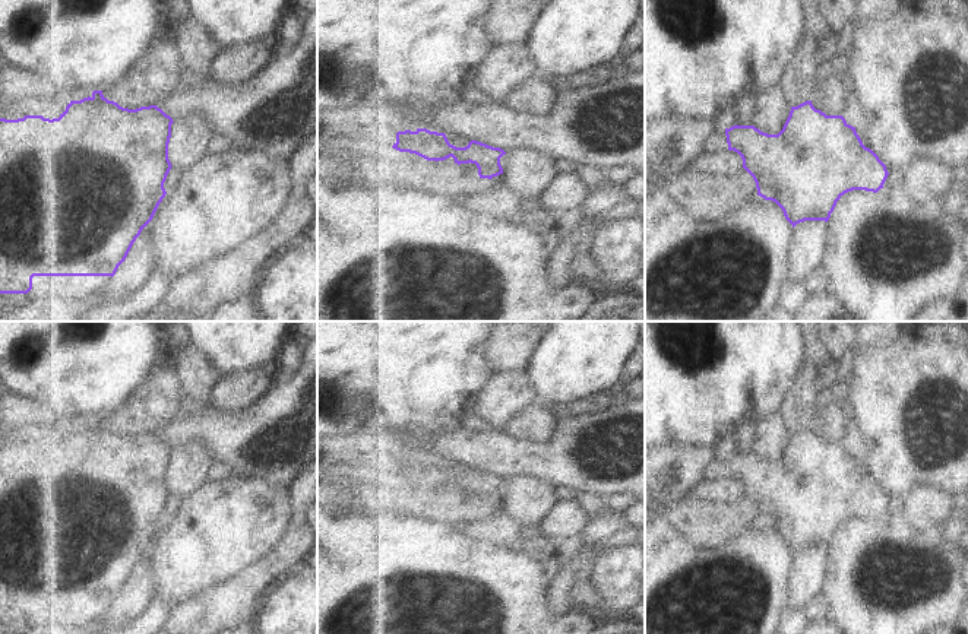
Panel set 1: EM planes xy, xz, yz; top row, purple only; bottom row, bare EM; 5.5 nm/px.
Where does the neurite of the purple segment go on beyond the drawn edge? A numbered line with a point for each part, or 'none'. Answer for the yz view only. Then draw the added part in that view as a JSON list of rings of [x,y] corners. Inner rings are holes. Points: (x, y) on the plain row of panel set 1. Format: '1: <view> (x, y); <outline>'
1: yz (717, 469); [[[718,454],[708,466],[705,476],[708,481],[728,478],[725,456]]]

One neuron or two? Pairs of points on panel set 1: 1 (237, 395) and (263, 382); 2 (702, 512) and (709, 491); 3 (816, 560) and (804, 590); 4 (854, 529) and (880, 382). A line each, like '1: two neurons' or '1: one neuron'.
1: one neuron
2: two neurons
3: one neuron
4: two neurons

